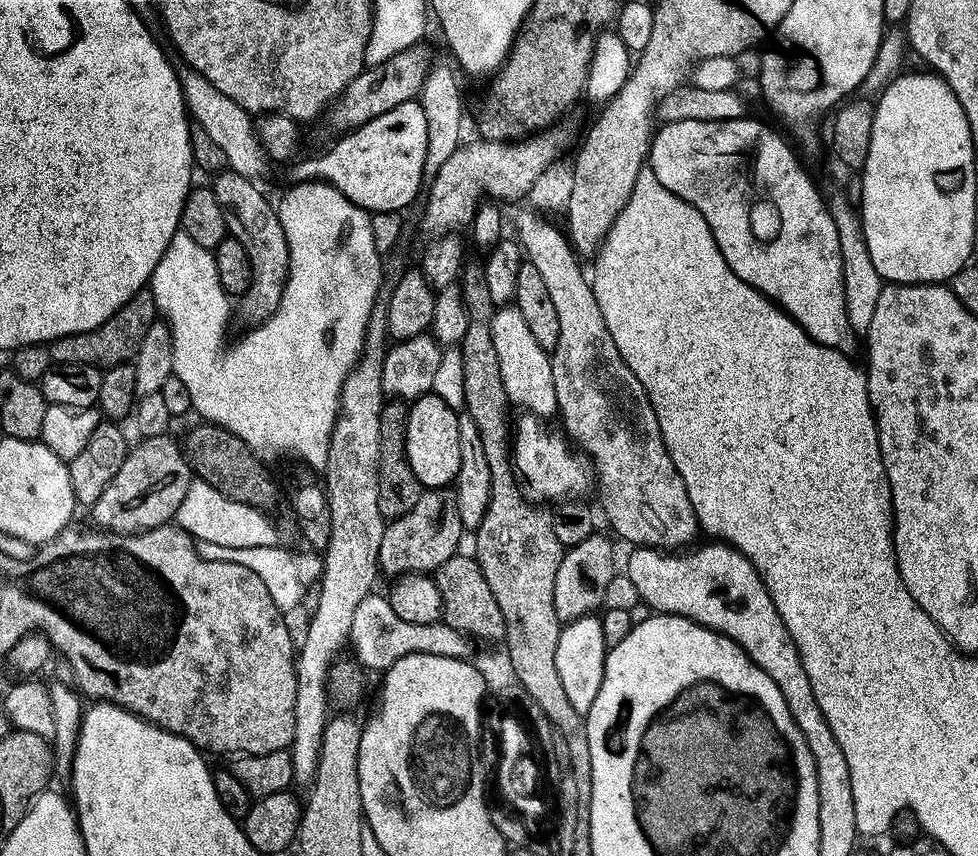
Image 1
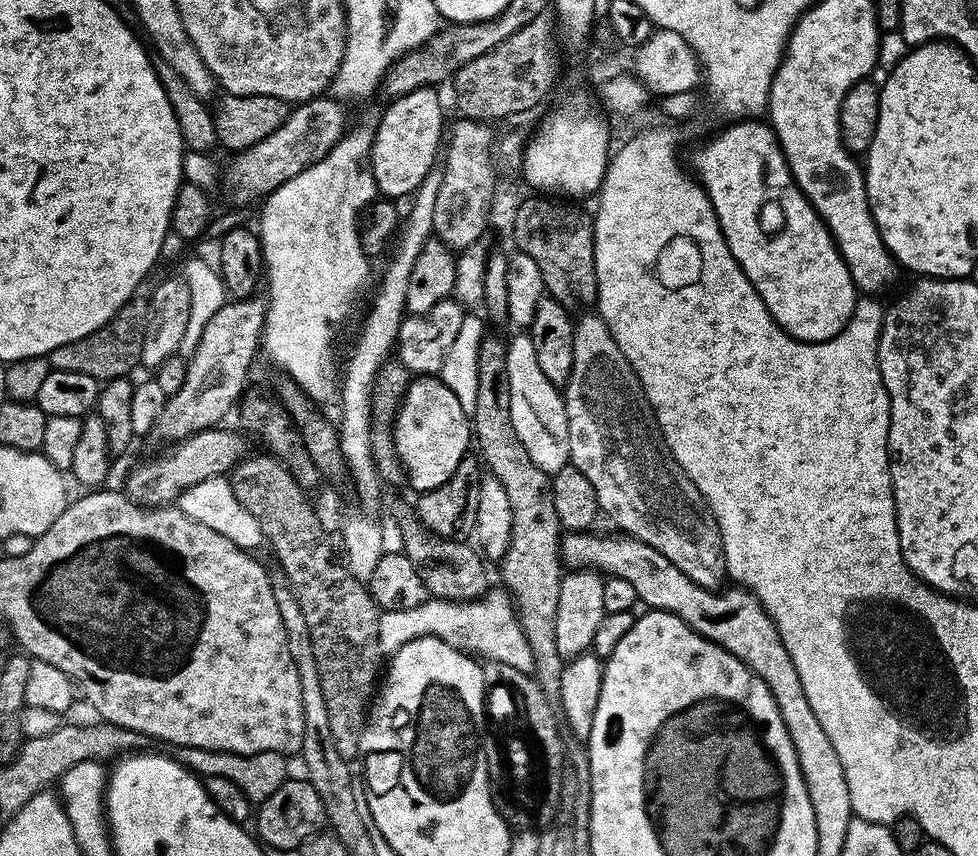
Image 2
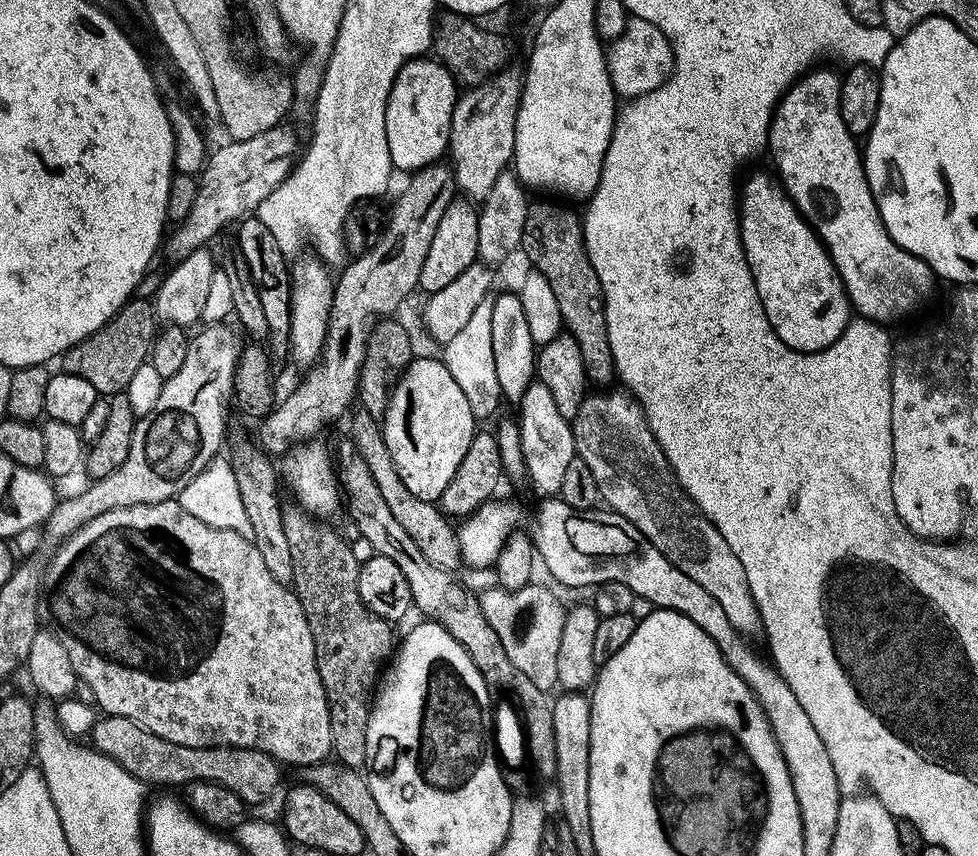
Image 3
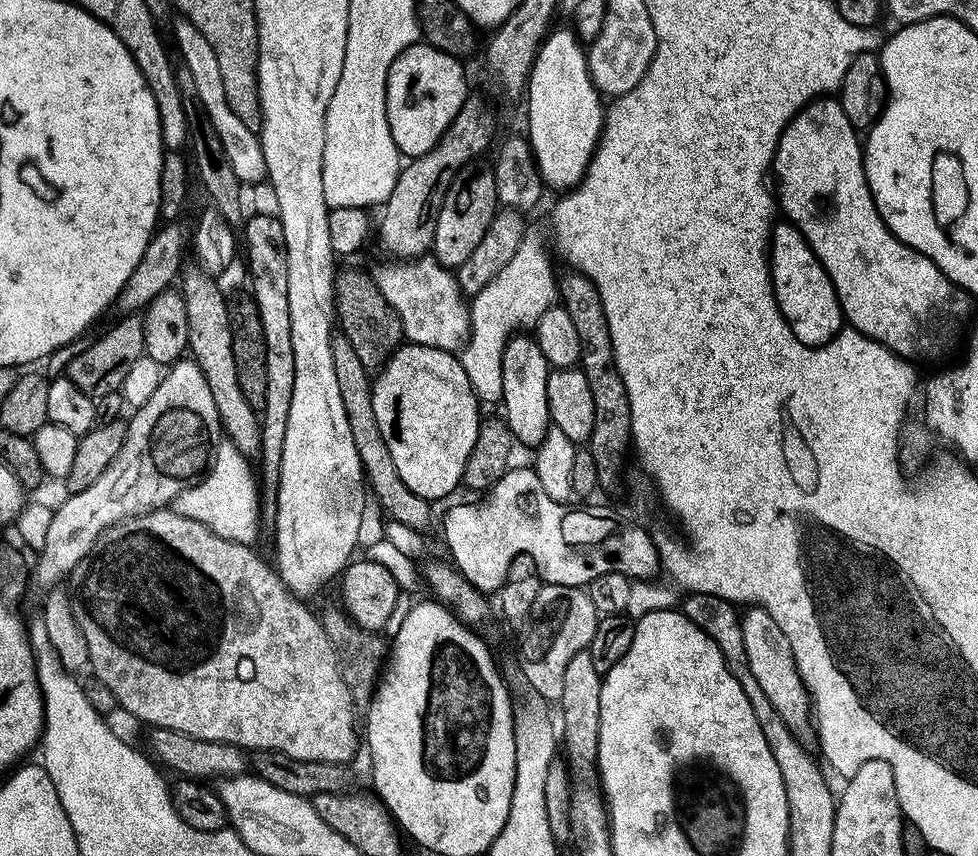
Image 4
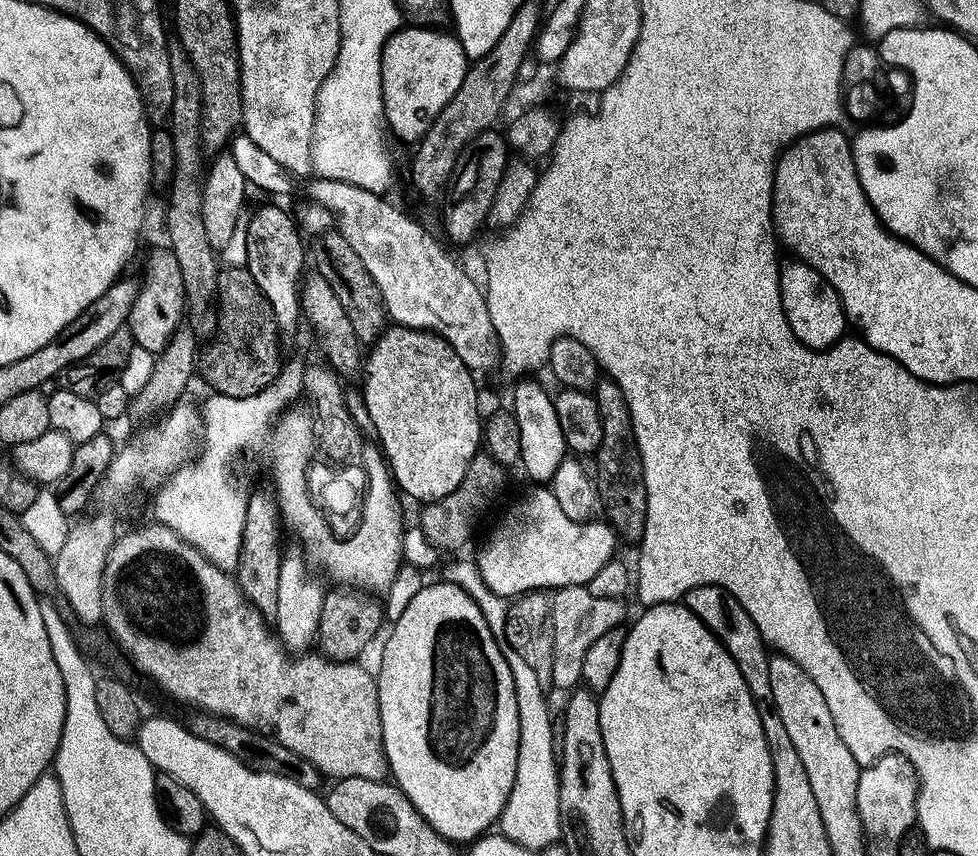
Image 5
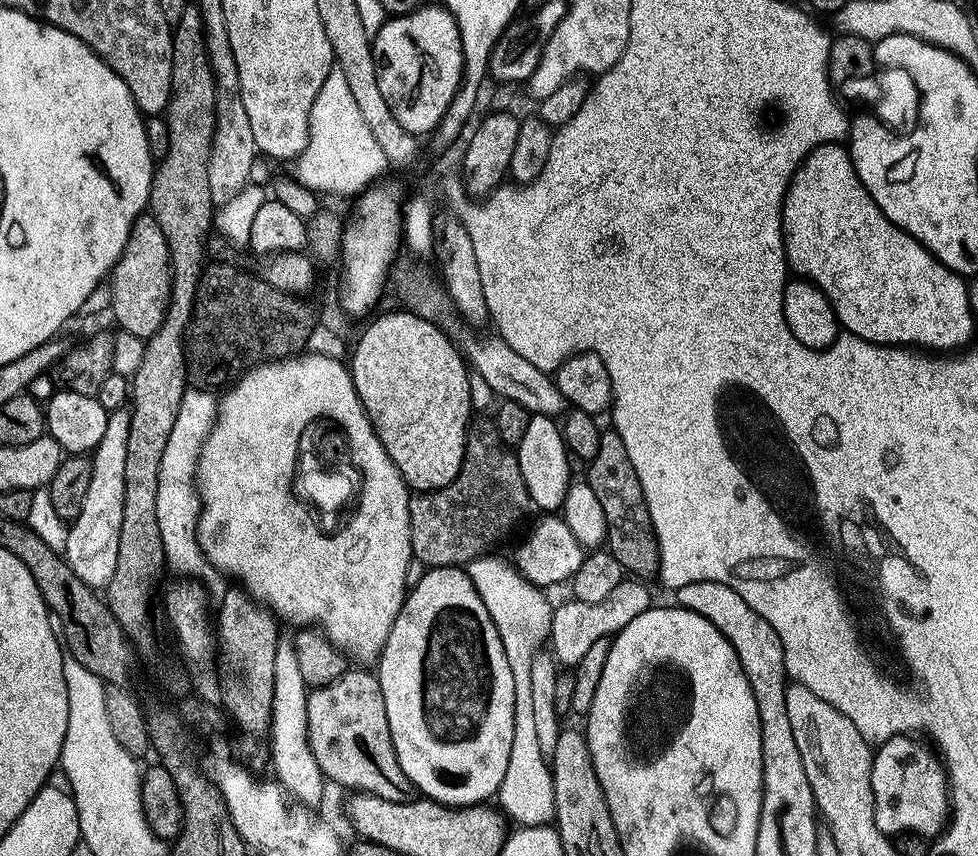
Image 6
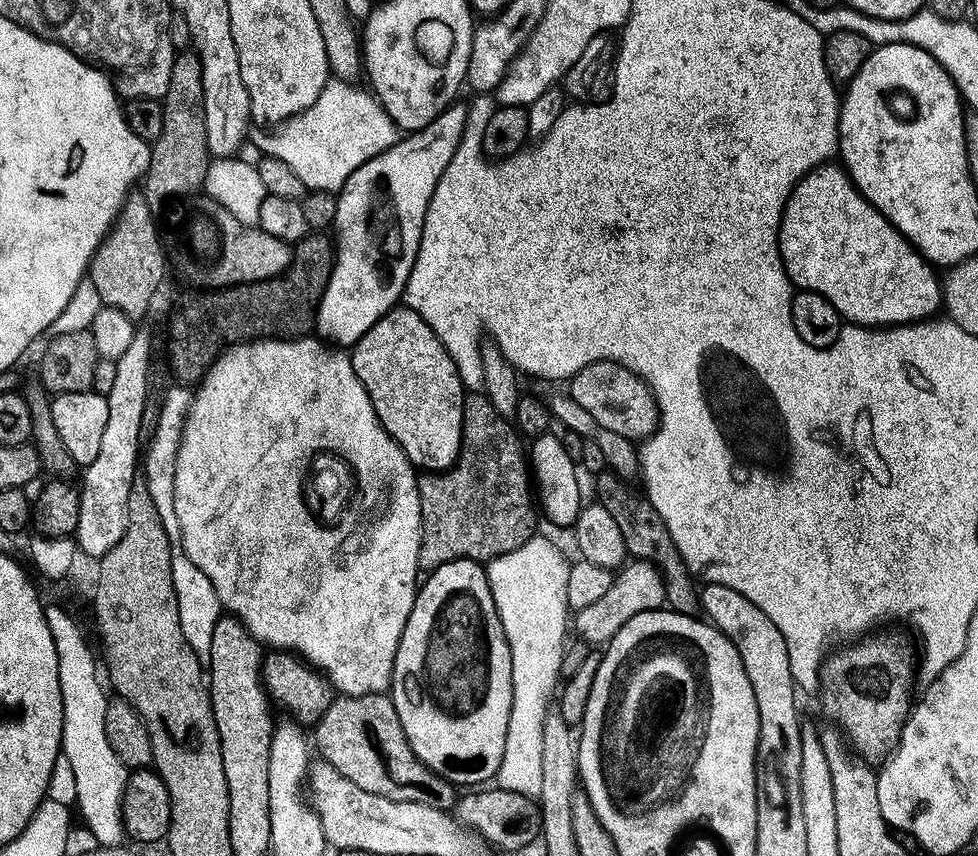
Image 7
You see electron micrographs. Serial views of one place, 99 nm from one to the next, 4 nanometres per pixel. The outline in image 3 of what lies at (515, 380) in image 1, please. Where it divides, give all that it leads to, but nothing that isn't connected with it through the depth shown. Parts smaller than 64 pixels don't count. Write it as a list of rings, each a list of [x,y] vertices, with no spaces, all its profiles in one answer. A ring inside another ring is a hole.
[[[532,382],[518,400],[520,405],[520,441],[522,454],[528,471],[527,479],[544,498],[552,498],[559,493],[562,478],[569,467],[570,460],[576,456],[576,434],[573,425],[560,417],[558,406],[554,406],[554,397],[550,390],[539,382]]]

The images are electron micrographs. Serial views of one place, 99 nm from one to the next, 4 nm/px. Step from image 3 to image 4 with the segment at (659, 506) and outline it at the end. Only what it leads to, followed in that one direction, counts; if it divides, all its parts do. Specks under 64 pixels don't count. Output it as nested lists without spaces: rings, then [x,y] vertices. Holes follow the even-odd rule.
[[[752,606],[740,617],[742,628],[742,646],[746,646],[746,662],[750,666],[750,674],[758,678],[758,686],[762,686],[766,698],[770,698],[770,706],[778,710],[778,714],[792,733],[801,738],[807,738],[814,732],[814,713],[811,709],[812,697],[808,695],[808,688],[800,677],[796,668],[794,650],[782,634],[782,626],[766,614],[766,610],[759,606]]]

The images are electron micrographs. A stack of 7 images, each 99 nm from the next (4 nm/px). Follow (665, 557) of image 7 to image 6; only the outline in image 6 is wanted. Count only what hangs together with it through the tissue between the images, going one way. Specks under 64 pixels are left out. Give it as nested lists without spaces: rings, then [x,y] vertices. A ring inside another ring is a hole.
[[[615,429],[603,431],[599,440],[597,456],[589,461],[586,479],[591,490],[597,495],[607,520],[608,551],[620,562],[627,573],[640,580],[657,577],[660,569],[660,547],[653,530],[649,507],[638,479],[637,471]]]

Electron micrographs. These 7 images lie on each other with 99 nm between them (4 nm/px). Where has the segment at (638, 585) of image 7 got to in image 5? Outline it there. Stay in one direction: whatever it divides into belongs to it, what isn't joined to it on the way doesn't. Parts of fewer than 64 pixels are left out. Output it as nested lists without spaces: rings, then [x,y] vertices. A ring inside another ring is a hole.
[[[575,584],[569,588],[558,588],[550,596],[550,627],[553,634],[553,689],[572,690],[581,683],[583,658],[586,650],[602,634],[611,628],[621,627],[624,620],[623,599],[594,598],[586,586]]]

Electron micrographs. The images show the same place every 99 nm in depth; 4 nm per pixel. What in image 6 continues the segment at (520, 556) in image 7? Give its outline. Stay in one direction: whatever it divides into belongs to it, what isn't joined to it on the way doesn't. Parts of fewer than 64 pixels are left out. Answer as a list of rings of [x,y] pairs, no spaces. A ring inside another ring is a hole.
[[[489,554],[471,560],[466,566],[466,571],[474,582],[474,590],[478,590],[478,598],[482,598],[486,610],[490,610],[490,618],[494,618],[494,626],[498,626],[498,634],[502,638],[502,646],[506,650],[506,662],[510,662],[510,674],[514,674],[514,743],[510,746],[510,762],[506,765],[506,778],[502,778],[502,786],[498,793],[498,801],[500,800],[498,808],[513,825],[528,828],[551,825],[556,814],[552,770],[541,747],[538,746],[538,733],[534,727],[530,680],[531,662],[536,653],[545,647],[546,641],[552,635],[554,604],[553,601],[550,602],[544,597],[547,596],[545,589],[528,581],[520,569],[509,561],[508,564],[504,560],[499,560],[496,554]]]

